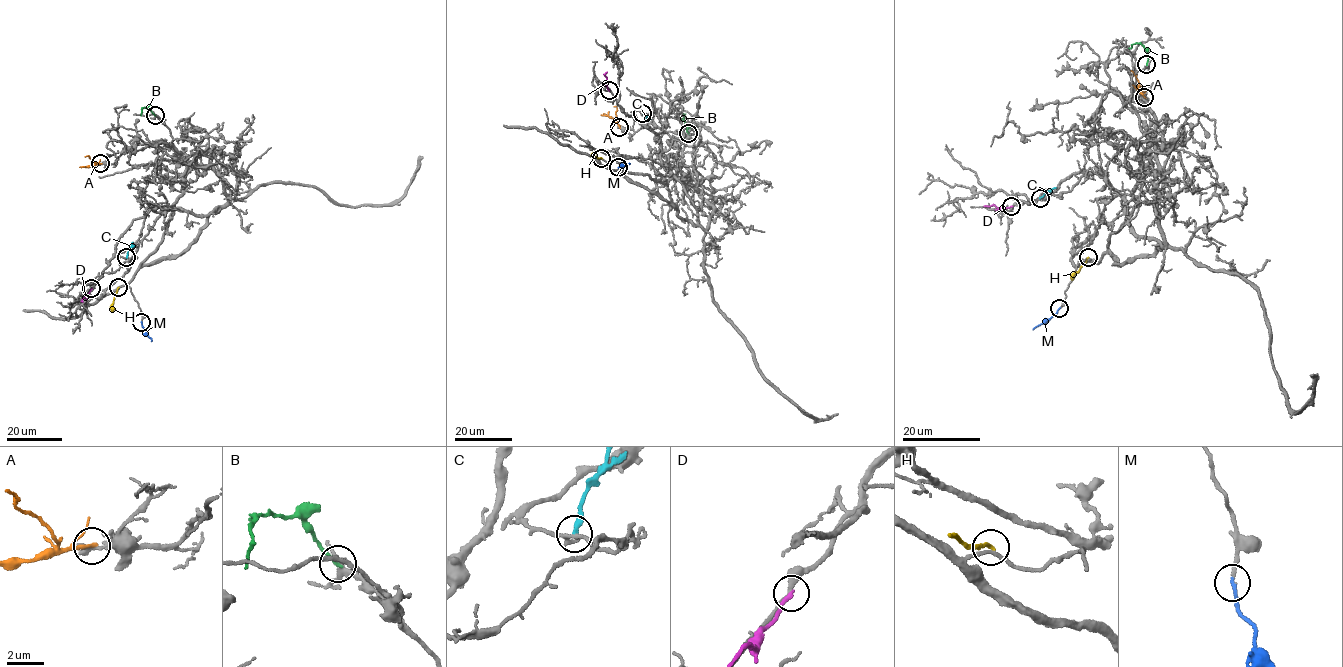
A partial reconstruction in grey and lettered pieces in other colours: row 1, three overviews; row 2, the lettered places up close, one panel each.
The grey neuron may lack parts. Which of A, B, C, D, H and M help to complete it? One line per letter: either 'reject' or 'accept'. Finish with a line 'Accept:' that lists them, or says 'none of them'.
A: reject
B: reject
C: reject
D: reject
H: reject
M: accept
Accept: M

